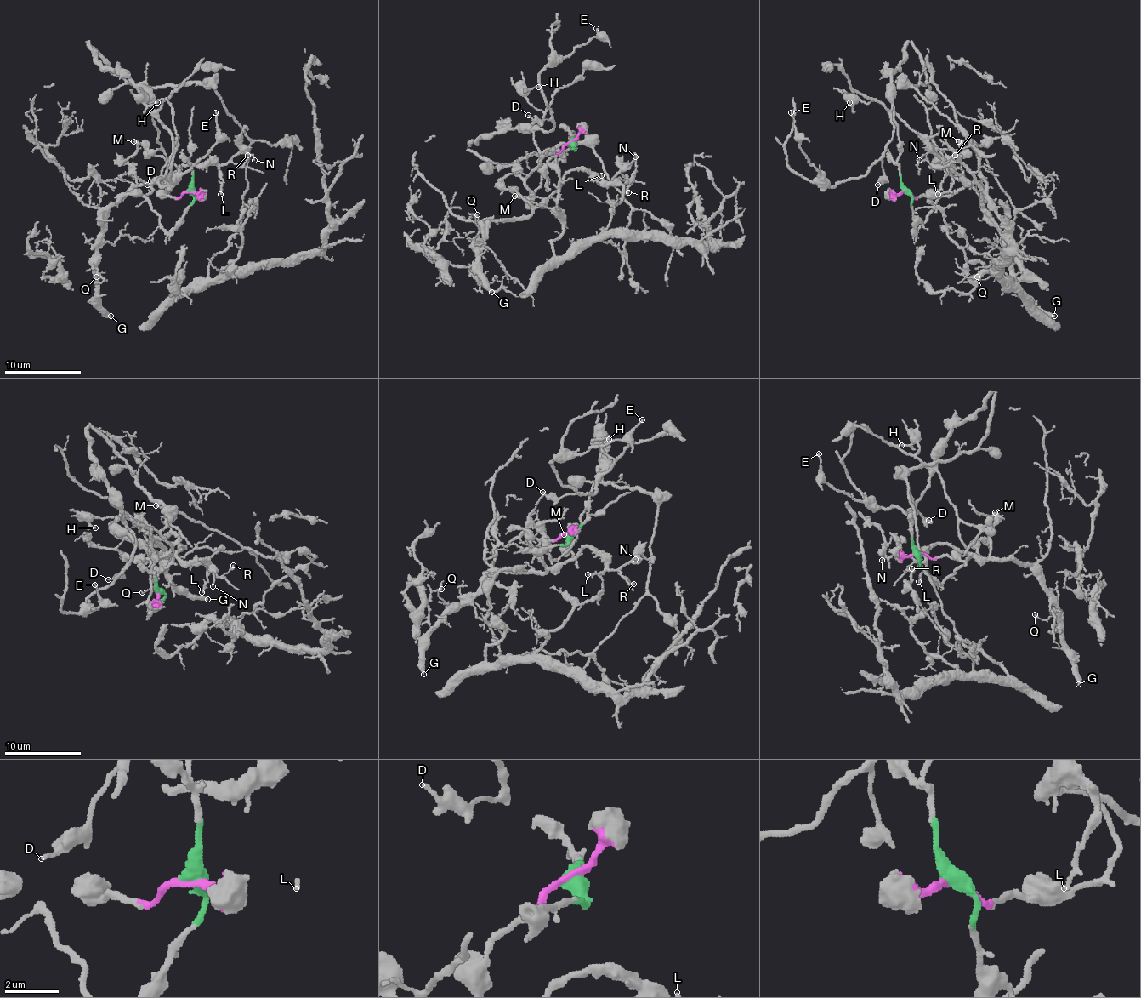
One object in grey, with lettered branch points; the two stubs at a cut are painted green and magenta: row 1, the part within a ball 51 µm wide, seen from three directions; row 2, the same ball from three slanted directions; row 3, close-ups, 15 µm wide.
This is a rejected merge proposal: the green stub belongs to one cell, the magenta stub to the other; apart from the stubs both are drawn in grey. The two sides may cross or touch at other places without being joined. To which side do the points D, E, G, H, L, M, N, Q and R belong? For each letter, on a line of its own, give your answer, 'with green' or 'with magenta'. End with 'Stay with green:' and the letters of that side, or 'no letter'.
D: with magenta
E: with magenta
G: with green
H: with magenta
L: with green
M: with magenta
N: with green
Q: with green
R: with green
Stay with green: G, L, N, Q, R

